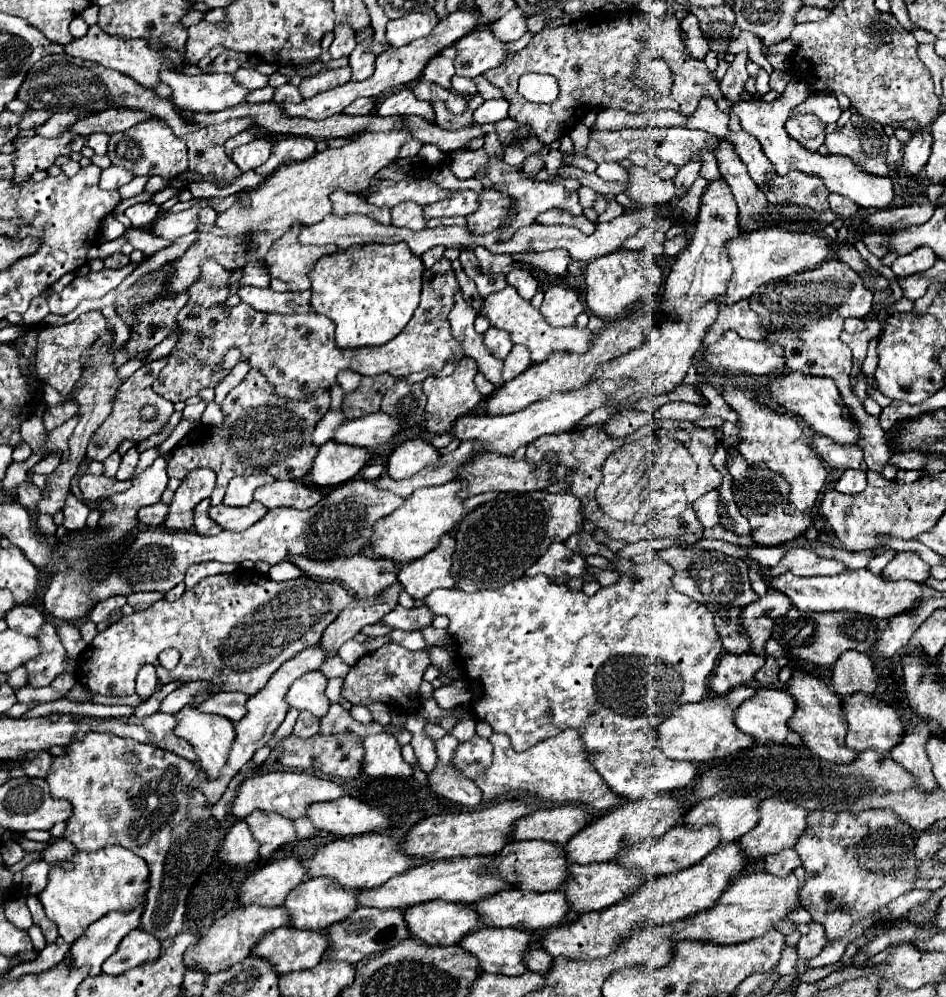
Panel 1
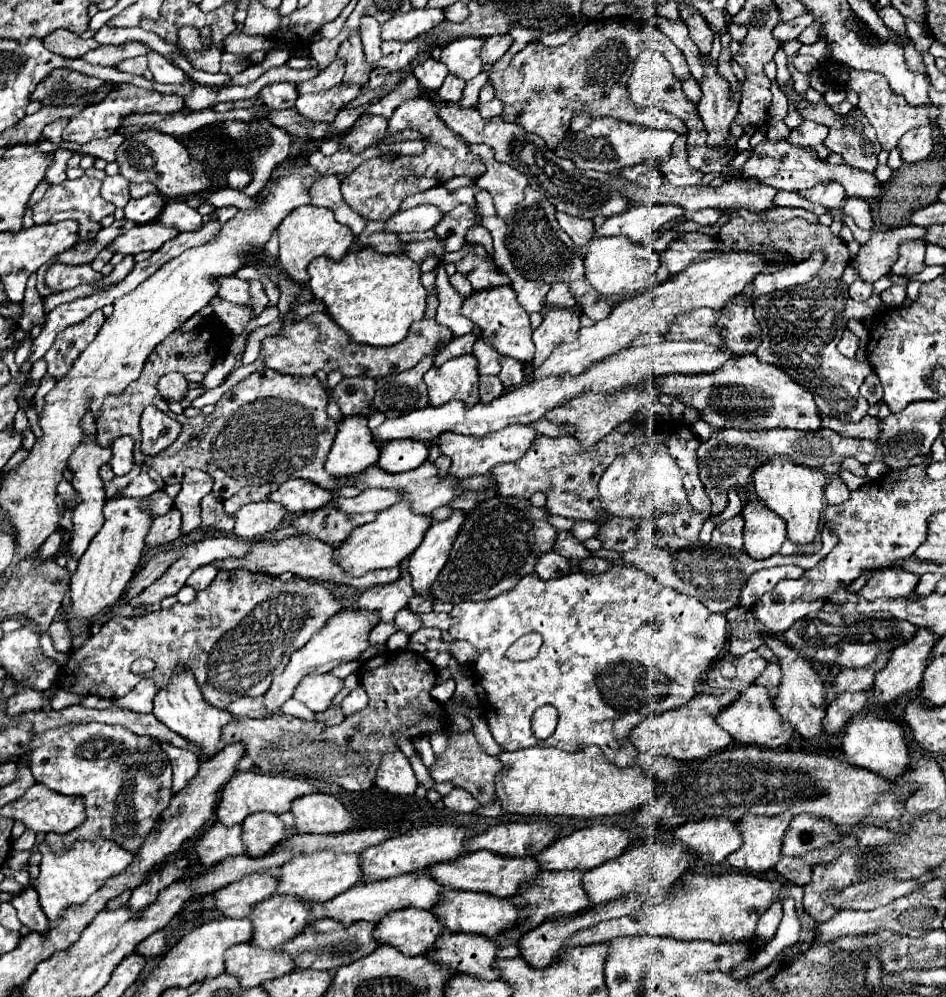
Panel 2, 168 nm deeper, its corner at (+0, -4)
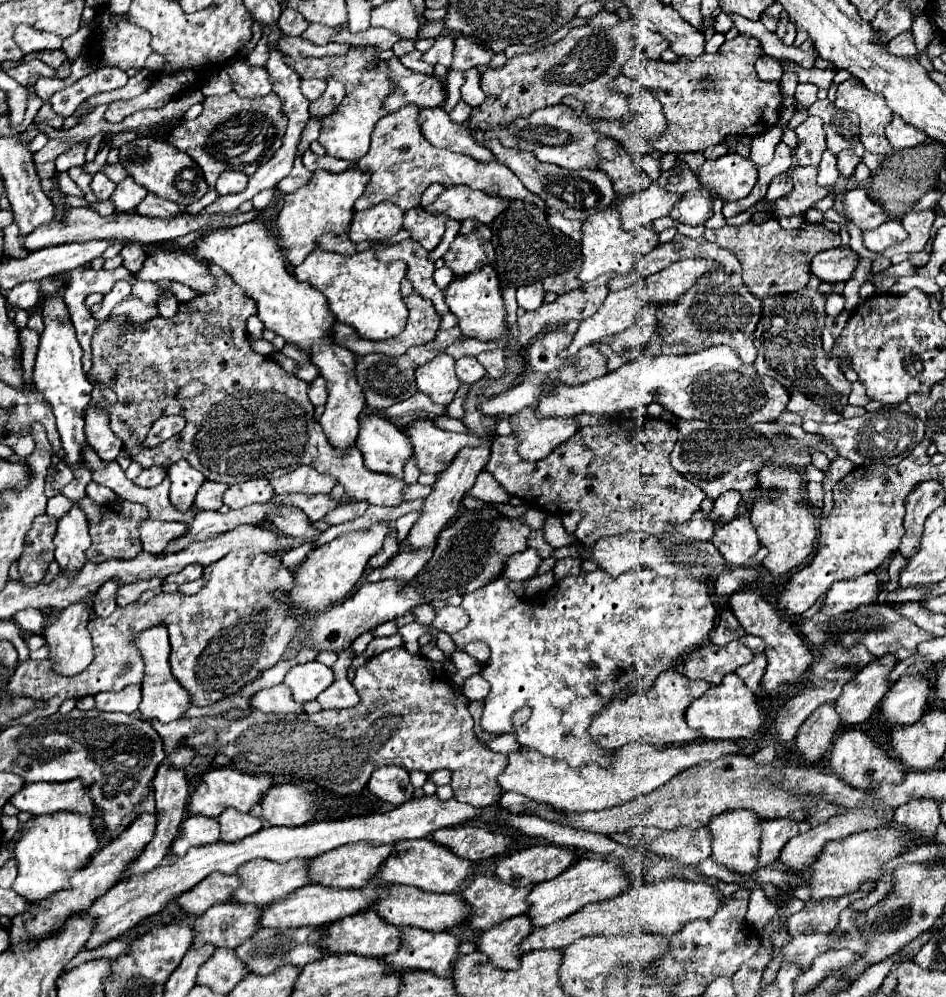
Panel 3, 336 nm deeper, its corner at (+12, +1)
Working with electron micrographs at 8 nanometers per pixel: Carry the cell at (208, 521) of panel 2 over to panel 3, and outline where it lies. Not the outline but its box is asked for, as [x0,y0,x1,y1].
[194,480,228,510]

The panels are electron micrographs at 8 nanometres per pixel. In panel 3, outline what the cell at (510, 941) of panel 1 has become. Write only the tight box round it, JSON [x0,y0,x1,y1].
[384,928,460,978]

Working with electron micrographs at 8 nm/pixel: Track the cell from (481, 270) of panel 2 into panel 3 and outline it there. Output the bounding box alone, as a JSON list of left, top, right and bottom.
[444,220,494,276]

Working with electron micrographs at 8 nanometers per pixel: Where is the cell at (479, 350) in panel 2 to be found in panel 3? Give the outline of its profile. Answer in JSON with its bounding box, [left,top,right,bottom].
[456,356,486,384]

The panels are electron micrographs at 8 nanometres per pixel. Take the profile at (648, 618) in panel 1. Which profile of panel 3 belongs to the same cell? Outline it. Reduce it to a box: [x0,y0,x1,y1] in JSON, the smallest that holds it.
[452,568,718,768]

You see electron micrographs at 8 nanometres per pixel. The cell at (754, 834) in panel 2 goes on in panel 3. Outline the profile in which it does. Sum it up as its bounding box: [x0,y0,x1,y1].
[708,810,760,874]

